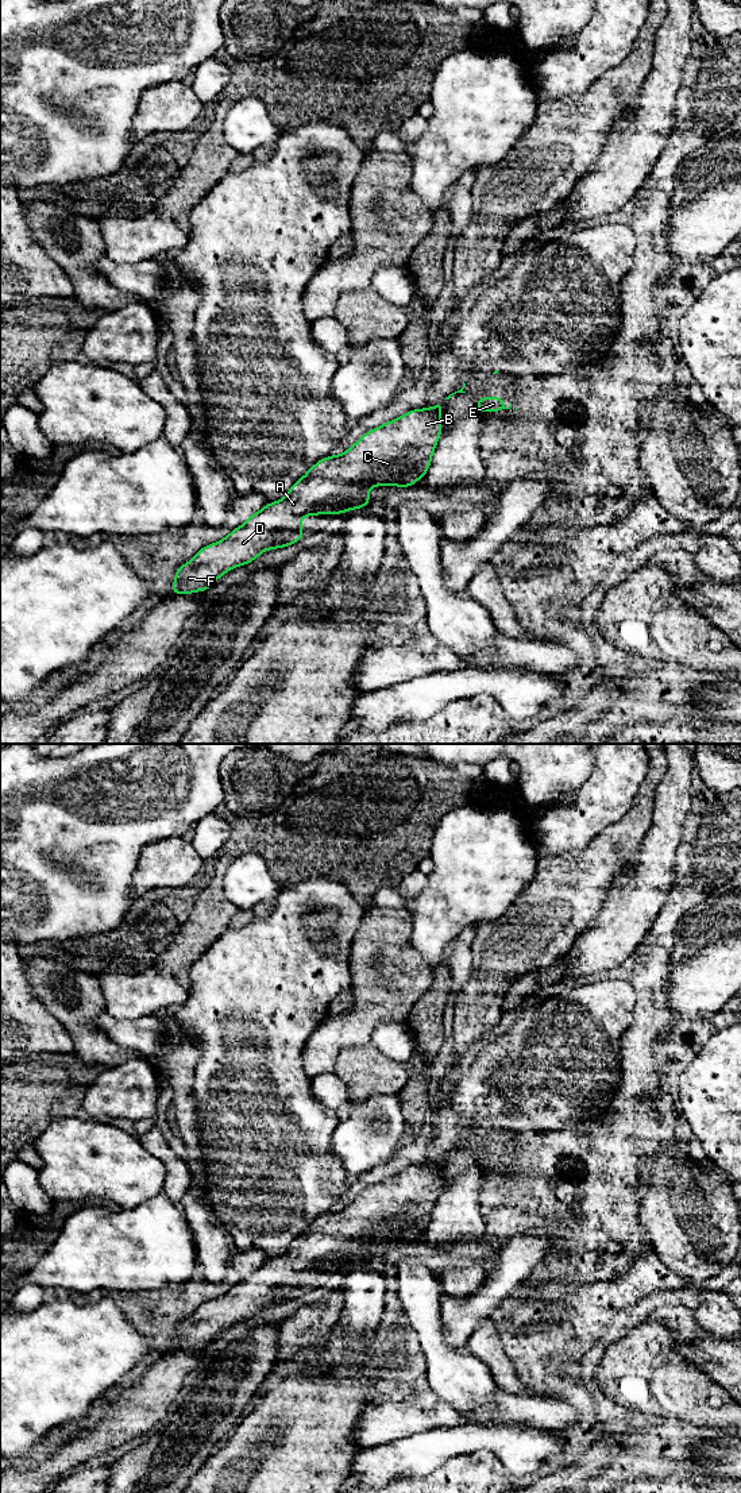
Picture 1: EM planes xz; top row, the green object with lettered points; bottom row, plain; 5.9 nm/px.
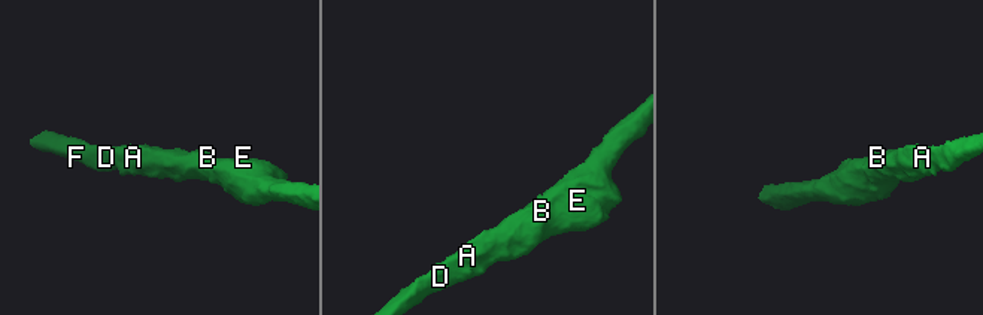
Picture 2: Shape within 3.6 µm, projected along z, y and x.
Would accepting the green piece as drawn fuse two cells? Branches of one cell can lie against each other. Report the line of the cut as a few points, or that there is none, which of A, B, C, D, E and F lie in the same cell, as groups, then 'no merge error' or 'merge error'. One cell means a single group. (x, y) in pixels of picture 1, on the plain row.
cut none; groups A B C D E F; no merge error

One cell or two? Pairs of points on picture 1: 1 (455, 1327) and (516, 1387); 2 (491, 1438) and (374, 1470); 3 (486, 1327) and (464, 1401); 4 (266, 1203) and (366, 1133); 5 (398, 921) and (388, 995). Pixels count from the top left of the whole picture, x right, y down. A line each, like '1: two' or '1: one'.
1: two
2: one
3: two
4: two
5: one

